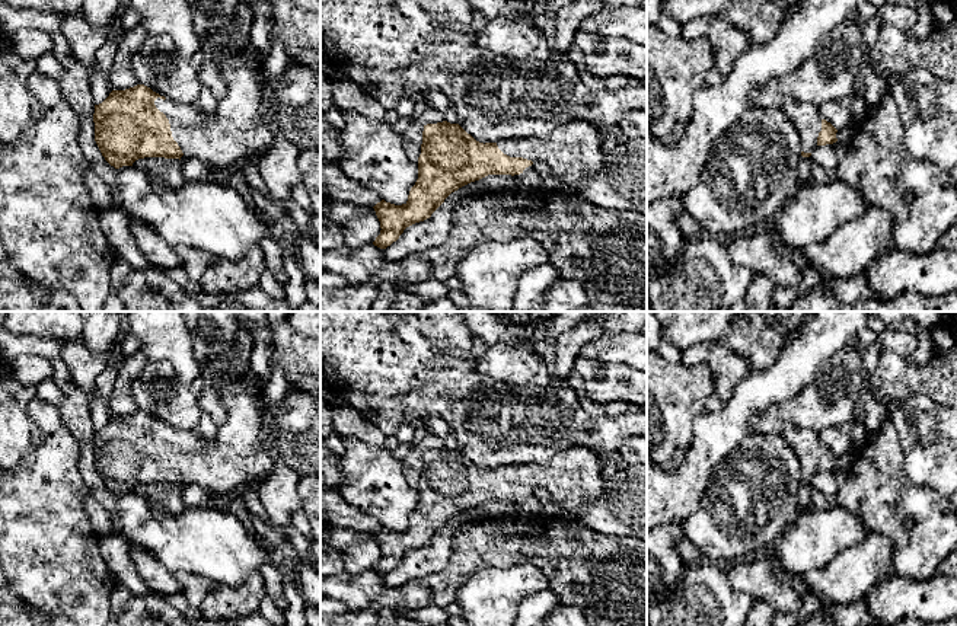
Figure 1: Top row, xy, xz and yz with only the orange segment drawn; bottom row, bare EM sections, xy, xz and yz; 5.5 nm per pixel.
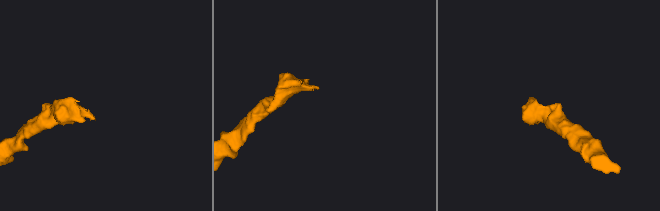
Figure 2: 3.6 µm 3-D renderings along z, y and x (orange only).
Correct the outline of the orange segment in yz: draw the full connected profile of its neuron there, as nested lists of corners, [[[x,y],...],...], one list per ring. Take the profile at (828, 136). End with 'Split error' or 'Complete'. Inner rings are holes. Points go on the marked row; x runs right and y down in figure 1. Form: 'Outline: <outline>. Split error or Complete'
Outline: [[[782,98],[781,109],[798,131],[803,157],[810,157],[817,146],[838,141],[838,130],[822,118],[817,106]]]. Split error

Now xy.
Outline: [[[188,0],[194,15],[194,29],[201,42],[208,42],[218,48],[217,66],[226,83],[226,95],[217,99],[217,108],[205,112],[198,103],[181,105],[160,96],[144,84],[137,84],[125,90],[112,90],[109,96],[99,105],[95,105],[95,141],[105,160],[119,169],[133,166],[138,159],[165,157],[179,159],[182,156],[195,157],[214,167],[232,167],[237,165],[246,154],[258,157],[274,144],[274,134],[267,125],[256,122],[256,114],[261,103],[261,80],[258,77],[259,55],[252,42],[248,42],[239,52],[230,52],[230,32],[233,29],[235,12],[242,3],[240,0]]]. Split error

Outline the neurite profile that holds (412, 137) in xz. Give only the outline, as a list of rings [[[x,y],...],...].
[[[417,119],[412,121],[403,132],[403,148],[408,157],[414,162],[418,162],[418,157],[421,154],[422,131],[424,124]]]

